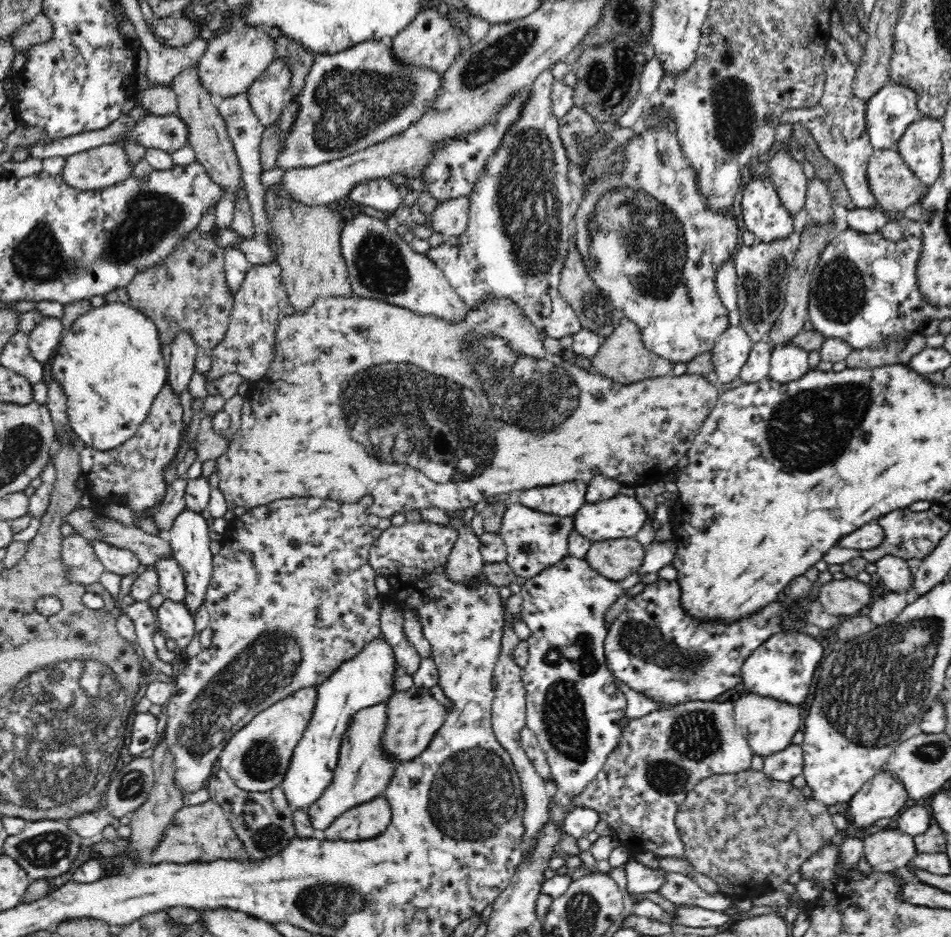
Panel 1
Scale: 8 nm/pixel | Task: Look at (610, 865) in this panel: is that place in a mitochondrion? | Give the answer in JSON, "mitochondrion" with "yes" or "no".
{"mitochondrion":"no"}

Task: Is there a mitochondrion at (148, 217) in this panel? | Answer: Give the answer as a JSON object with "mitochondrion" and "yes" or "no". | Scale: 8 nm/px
{"mitochondrion":"yes"}

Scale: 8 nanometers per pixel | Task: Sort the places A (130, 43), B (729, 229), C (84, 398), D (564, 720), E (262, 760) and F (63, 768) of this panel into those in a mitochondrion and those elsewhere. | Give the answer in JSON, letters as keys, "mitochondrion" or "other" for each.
{"A":"other","B":"other","C":"other","D":"mitochondrion","E":"mitochondrion","F":"mitochondrion"}

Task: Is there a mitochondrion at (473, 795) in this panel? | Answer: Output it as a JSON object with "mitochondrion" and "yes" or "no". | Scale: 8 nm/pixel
{"mitochondrion":"yes"}

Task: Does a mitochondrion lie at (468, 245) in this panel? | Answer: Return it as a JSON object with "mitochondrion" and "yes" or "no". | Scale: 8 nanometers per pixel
{"mitochondrion":"no"}

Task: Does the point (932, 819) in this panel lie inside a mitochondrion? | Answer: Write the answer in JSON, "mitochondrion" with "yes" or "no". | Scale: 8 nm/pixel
{"mitochondrion":"no"}

